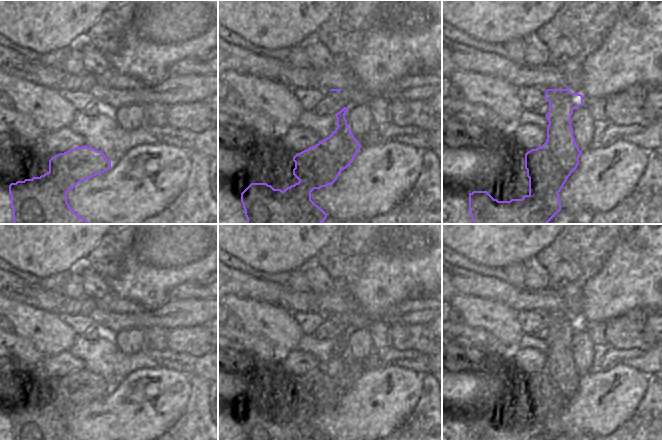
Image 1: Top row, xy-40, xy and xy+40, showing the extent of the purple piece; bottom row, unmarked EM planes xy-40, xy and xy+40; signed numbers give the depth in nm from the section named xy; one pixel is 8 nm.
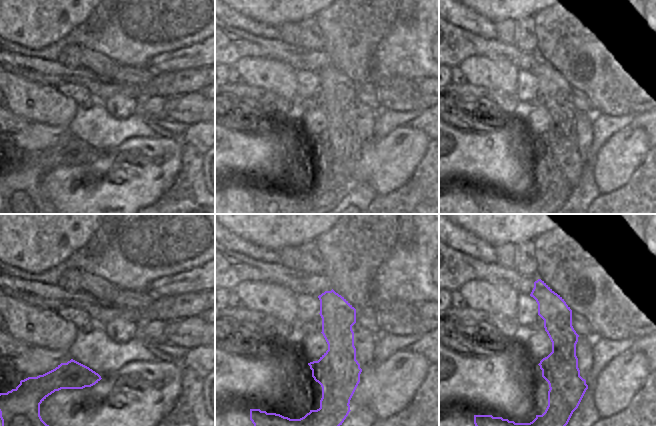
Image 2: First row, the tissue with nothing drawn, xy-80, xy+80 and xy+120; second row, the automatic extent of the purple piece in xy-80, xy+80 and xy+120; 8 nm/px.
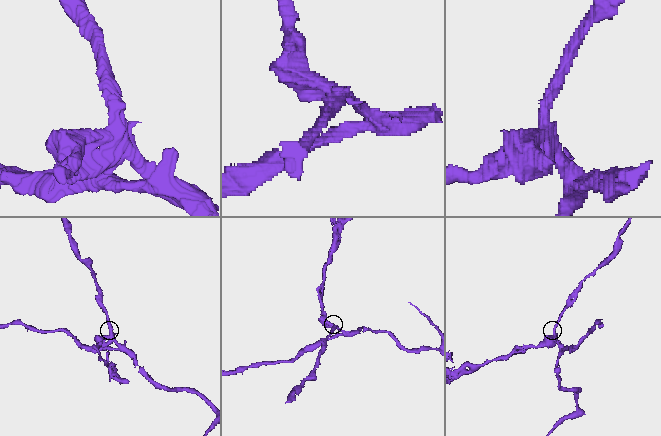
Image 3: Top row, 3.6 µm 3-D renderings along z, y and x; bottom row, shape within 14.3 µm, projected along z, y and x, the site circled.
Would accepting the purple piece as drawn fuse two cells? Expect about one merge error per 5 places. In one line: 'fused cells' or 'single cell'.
fused cells

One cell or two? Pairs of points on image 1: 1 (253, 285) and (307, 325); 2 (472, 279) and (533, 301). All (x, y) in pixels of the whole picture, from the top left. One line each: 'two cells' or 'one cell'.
1: two cells
2: one cell

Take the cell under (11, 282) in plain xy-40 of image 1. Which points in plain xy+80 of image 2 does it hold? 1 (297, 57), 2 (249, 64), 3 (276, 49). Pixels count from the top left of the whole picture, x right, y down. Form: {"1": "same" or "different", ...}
{"1": "same", "2": "different", "3": "same"}

